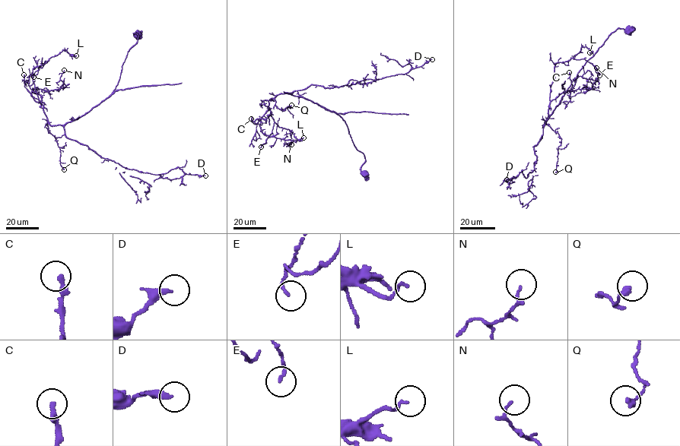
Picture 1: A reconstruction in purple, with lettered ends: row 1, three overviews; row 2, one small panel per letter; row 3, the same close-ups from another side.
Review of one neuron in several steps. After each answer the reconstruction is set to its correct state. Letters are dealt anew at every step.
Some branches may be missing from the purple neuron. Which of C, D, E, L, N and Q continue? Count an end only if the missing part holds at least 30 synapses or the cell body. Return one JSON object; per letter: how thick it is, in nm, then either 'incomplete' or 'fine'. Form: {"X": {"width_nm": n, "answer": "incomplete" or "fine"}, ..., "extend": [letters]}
{"C": {"width_nm": 240, "answer": "fine"}, "D": {"width_nm": 220, "answer": "fine"}, "E": {"width_nm": 130, "answer": "fine"}, "L": {"width_nm": 130, "answer": "fine"}, "N": {"width_nm": 80, "answer": "fine"}, "Q": {"width_nm": 240, "answer": "fine"}, "extend": []}

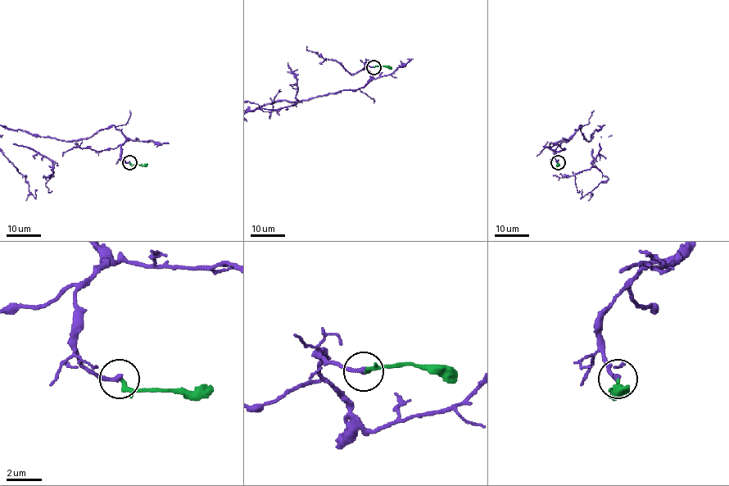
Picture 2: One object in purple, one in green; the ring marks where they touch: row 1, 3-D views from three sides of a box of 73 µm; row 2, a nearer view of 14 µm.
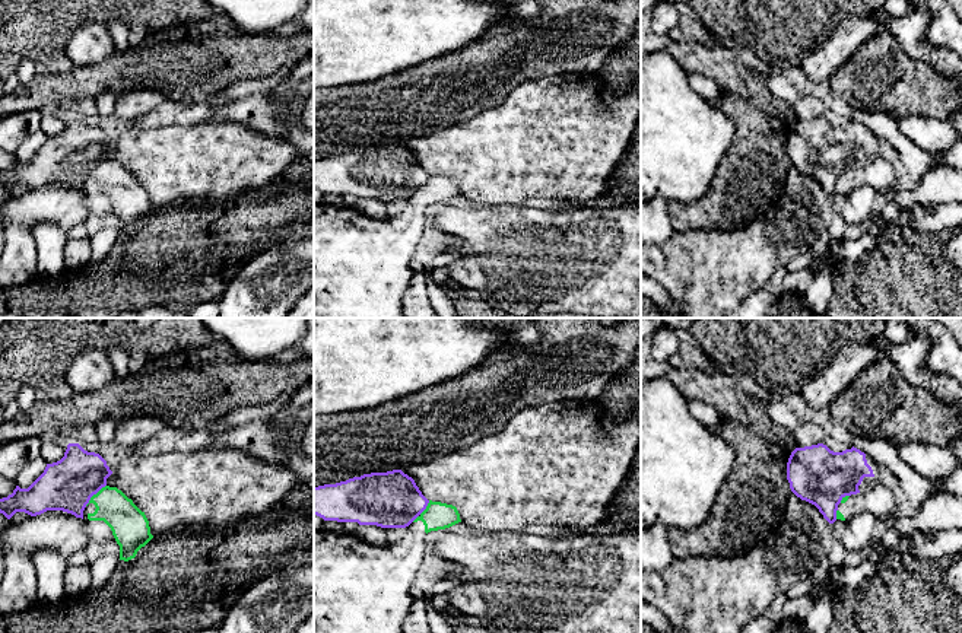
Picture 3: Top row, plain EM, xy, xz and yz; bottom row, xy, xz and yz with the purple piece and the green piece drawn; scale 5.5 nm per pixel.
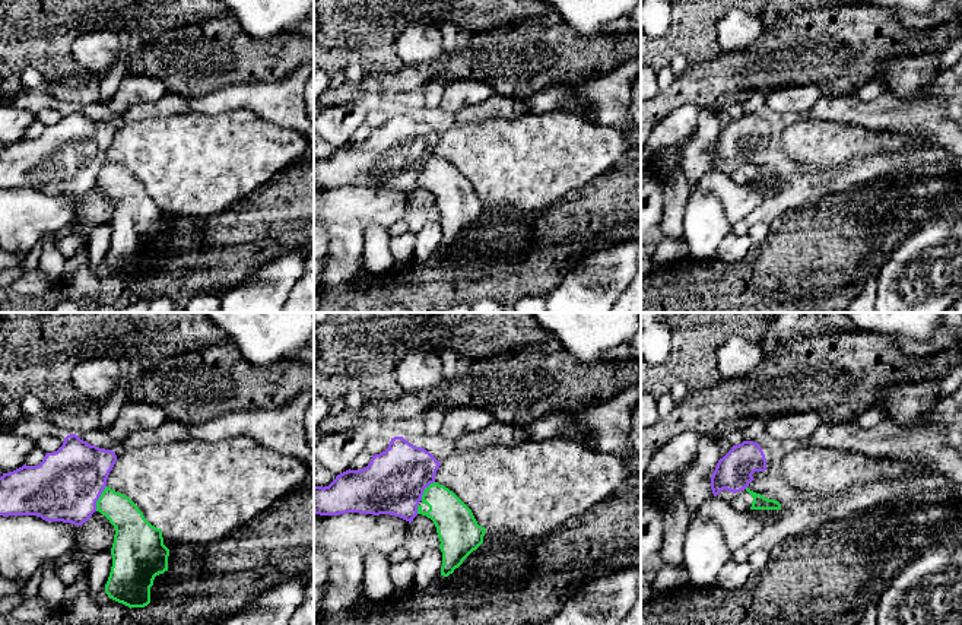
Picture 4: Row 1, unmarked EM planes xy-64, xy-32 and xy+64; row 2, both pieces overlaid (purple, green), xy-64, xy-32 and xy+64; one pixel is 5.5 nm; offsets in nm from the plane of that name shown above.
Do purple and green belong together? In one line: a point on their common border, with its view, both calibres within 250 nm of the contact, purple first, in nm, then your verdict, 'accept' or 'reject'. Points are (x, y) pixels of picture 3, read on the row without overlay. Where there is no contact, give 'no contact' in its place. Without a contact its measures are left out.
contact xy (94, 167); calibres 280 and 200 nm; reject

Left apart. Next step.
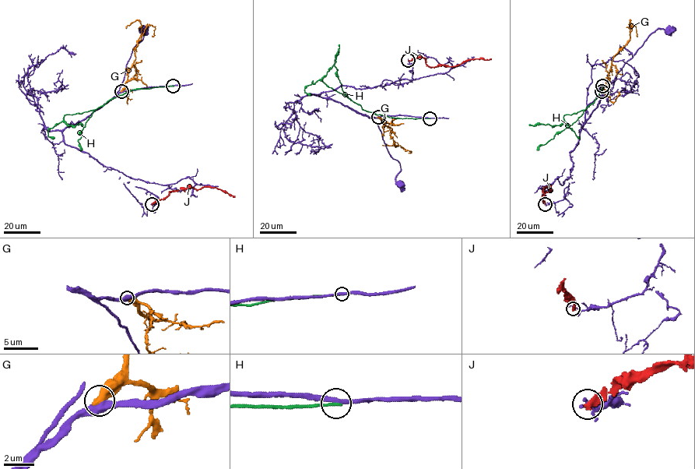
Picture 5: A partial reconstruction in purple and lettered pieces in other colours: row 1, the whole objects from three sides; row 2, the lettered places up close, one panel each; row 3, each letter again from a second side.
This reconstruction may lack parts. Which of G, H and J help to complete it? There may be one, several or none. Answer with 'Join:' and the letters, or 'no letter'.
Join: no letter

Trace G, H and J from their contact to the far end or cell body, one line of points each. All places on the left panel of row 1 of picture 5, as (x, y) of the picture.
G: (121, 91), (135, 58), (134, 49), (145, 29), (149, 25), (155, 27), (152, 36)
H: (173, 86), (135, 89), (111, 98), (96, 109), (63, 116), (63, 121), (69, 125), (82, 124)
J: (152, 204), (164, 199), (173, 191), (192, 188), (199, 189), (205, 186), (216, 188), (235, 197)

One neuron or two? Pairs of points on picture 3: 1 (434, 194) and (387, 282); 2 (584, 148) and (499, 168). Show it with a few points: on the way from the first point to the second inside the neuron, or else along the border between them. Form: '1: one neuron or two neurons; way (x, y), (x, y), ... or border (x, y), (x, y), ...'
1: one neuron; way (413, 213), (408, 226), (387, 247), (387, 260)
2: one neuron; way (564, 150), (520, 150)

